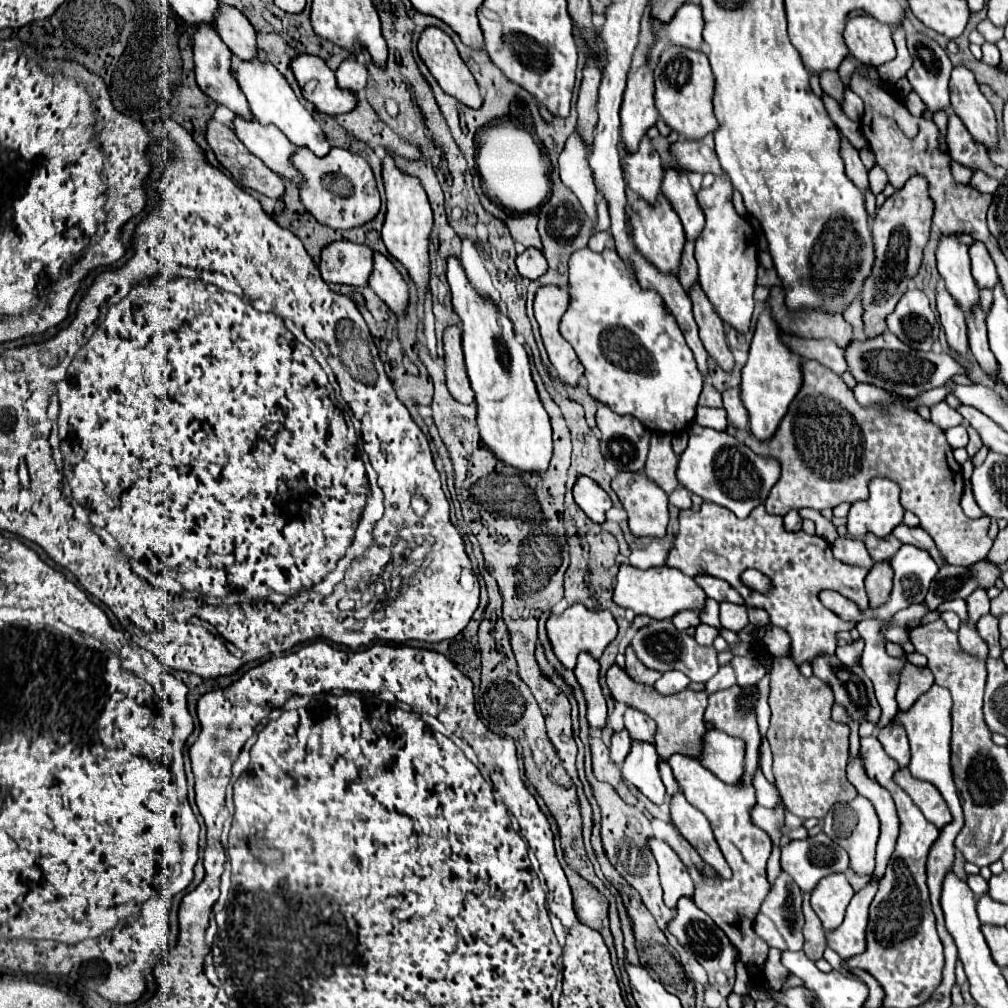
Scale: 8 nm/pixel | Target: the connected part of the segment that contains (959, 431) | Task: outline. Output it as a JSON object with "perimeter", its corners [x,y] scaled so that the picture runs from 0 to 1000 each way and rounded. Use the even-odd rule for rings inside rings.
{"perimeter":[[[952,421],[952,423],[946,423],[946,425],[940,425],[938,429],[938,437],[944,444],[954,444],[960,440],[960,429],[958,429],[958,423]]]}

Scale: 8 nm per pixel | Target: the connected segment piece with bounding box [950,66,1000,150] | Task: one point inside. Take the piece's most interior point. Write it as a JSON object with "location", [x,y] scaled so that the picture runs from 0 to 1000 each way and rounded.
{"location":[960,101]}

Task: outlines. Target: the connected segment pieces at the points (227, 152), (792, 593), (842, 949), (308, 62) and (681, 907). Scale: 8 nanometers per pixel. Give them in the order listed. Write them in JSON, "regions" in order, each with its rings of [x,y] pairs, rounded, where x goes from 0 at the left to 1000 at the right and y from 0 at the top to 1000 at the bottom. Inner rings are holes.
{"regions":[[[[208,117],[204,123],[204,139],[212,149],[216,161],[232,175],[232,179],[240,185],[248,185],[262,194],[278,196],[282,190],[282,183],[278,177],[260,163],[252,153],[244,151],[242,143],[234,137],[234,133],[224,125]]],[[[698,498],[692,508],[677,506],[675,508],[675,526],[673,526],[669,544],[663,550],[663,562],[671,563],[683,571],[694,569],[694,563],[696,563],[704,571],[720,575],[726,583],[730,583],[742,603],[760,605],[764,611],[764,619],[774,621],[784,631],[784,635],[786,635],[784,637],[784,653],[788,655],[790,661],[794,661],[798,657],[806,659],[812,651],[817,651],[817,649],[821,649],[821,651],[827,649],[827,645],[829,645],[829,631],[827,629],[831,625],[845,625],[847,623],[847,617],[837,617],[825,605],[817,603],[817,599],[812,595],[812,587],[815,583],[825,583],[825,585],[833,587],[835,591],[839,591],[841,595],[845,595],[853,605],[861,605],[861,591],[857,585],[857,571],[861,567],[857,563],[843,563],[841,560],[835,560],[833,556],[829,556],[825,552],[823,540],[813,532],[802,532],[796,526],[794,528],[780,528],[776,522],[776,512],[762,510],[760,504],[756,504],[756,500],[750,502],[746,506],[746,510],[738,516],[732,516],[728,508],[720,506],[718,502],[706,500],[706,498]],[[740,563],[750,563],[750,565],[758,567],[768,579],[766,587],[754,589],[754,587],[740,583],[734,577],[734,567]]],[[[861,877],[853,885],[848,886],[839,902],[839,911],[837,915],[819,925],[819,937],[831,944],[837,952],[843,948],[855,946],[859,940],[857,935],[857,925],[859,925],[859,913],[861,913],[861,899],[869,887],[871,879]]],[[[296,54],[288,62],[288,67],[300,87],[300,95],[310,101],[313,109],[335,115],[351,107],[353,95],[335,87],[331,71],[323,65],[319,58],[310,54]]],[[[677,889],[673,893],[671,899],[671,907],[669,911],[663,915],[665,925],[673,931],[673,935],[690,948],[690,952],[696,956],[696,960],[702,964],[702,972],[708,980],[712,980],[712,984],[720,990],[726,984],[728,978],[728,952],[730,952],[730,942],[726,938],[726,935],[722,933],[722,929],[708,917],[708,913],[704,909],[700,909],[688,895],[688,891],[685,889]]]]}

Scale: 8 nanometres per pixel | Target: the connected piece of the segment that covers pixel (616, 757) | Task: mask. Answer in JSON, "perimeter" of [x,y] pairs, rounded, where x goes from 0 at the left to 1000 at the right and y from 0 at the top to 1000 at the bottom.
{"perimeter":[[[621,724],[613,726],[607,730],[607,740],[605,740],[605,752],[609,758],[617,758],[621,748],[625,746],[625,728]]]}

